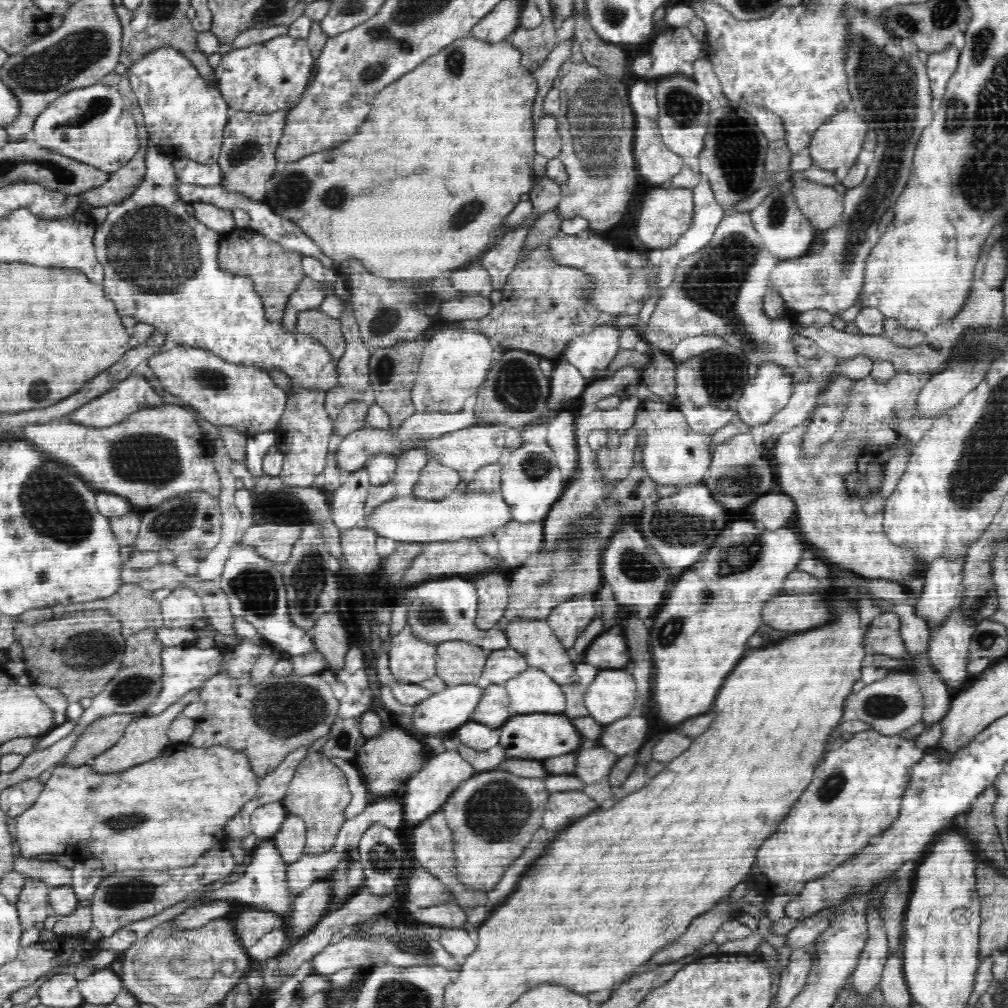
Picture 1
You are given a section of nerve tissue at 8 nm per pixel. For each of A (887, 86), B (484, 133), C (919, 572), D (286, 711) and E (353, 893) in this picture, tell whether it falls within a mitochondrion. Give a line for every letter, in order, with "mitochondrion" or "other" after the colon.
A: mitochondrion
B: other
C: other
D: mitochondrion
E: other

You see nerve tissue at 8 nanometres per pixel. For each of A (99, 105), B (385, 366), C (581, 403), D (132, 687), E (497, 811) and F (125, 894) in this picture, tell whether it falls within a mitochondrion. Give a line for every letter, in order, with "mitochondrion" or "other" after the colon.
A: mitochondrion
B: mitochondrion
C: other
D: mitochondrion
E: mitochondrion
F: mitochondrion

